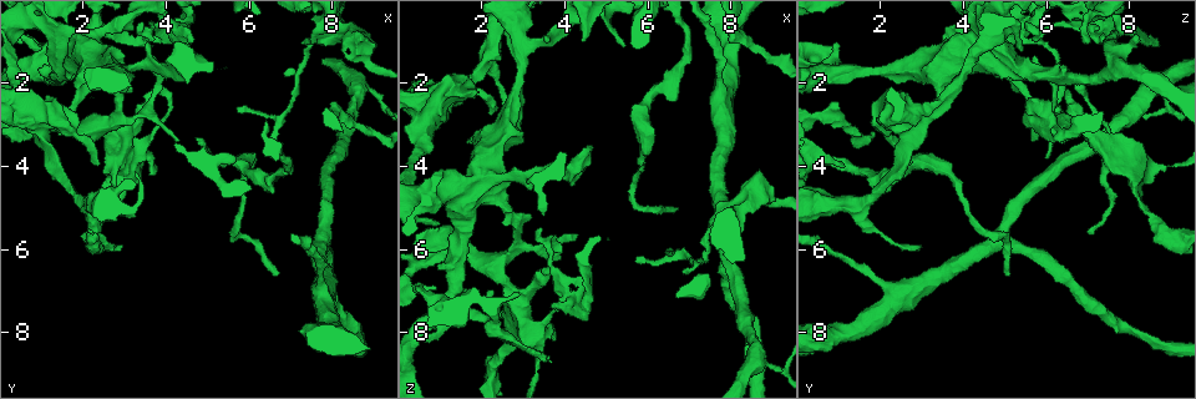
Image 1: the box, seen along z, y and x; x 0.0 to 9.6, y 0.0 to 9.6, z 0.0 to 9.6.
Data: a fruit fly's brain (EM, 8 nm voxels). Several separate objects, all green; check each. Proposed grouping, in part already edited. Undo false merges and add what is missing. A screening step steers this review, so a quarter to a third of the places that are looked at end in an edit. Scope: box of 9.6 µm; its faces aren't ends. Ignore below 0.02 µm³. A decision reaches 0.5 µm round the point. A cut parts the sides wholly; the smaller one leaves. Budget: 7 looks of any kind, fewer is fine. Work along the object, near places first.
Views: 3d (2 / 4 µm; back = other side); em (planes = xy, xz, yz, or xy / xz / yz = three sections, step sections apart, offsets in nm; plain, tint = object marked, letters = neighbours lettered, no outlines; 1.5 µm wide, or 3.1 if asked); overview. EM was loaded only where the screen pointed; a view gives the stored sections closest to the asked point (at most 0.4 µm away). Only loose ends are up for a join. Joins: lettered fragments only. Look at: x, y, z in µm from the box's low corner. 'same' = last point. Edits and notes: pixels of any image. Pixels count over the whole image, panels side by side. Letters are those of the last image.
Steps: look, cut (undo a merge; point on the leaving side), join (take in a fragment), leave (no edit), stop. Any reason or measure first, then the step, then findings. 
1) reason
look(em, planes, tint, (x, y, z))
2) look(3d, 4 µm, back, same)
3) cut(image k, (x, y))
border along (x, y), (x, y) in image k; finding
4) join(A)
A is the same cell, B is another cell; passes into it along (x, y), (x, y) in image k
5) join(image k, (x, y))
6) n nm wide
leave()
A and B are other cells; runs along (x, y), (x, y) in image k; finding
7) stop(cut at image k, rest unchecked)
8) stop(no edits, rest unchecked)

thick turns thin
look(3d, 4 µm, back, (7.50, 1.00, 5.55))

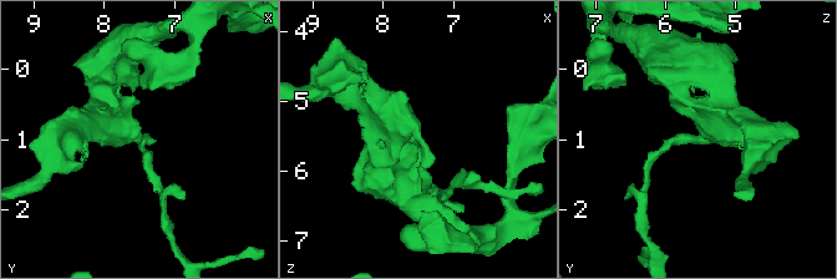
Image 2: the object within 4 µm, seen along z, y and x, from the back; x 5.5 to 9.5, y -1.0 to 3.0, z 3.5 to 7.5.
need the tissue
look(em, planes, letters, (7.45, 1.00, 5.60))

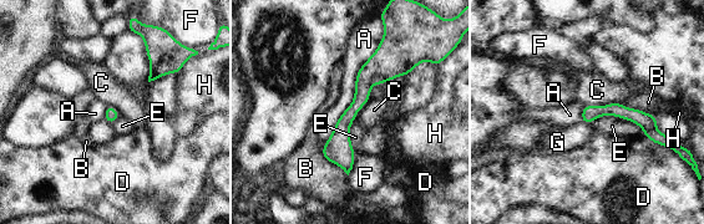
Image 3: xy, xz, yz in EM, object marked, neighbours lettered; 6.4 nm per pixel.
A touches over 850 nm
leave()
A, B, C, D, E, F, G and H are other cells; border along (588, 123), (617, 116), (644, 133) in image 3; continuous, no second neuron

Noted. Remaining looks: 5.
look(em, planes, tint, (1.90, 3.30, 2.25))

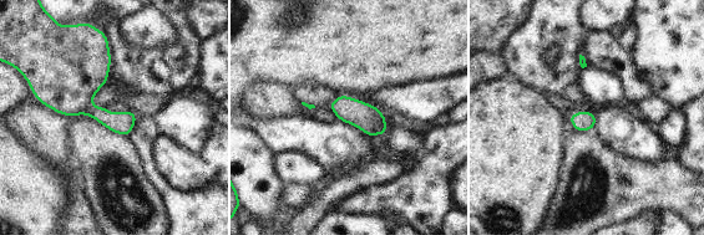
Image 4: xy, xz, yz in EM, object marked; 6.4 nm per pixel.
look(em, planes, letters, same)

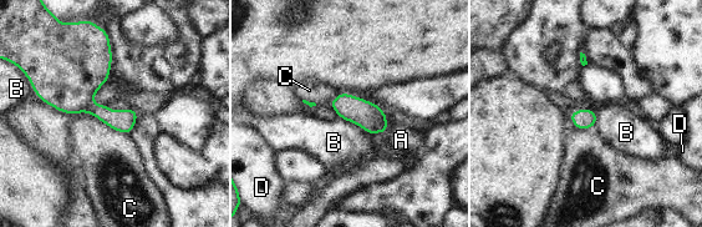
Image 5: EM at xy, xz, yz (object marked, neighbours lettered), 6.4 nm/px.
leave()
A, B, C and D are other cells; one neuron here

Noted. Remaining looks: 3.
free end
look(3d, 4 µm, (2.25, 5.55, 7.00))

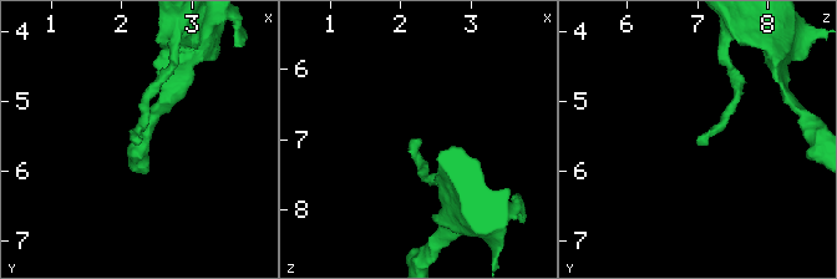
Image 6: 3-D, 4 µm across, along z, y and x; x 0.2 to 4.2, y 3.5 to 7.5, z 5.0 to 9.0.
need the tissue
look(em, xy, step 4, letters, (2.30, 5.60, 7.00))

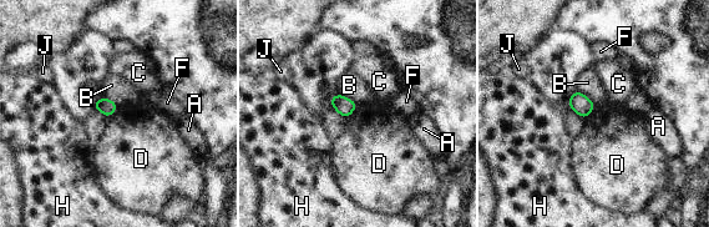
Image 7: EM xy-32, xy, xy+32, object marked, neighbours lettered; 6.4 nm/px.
leave()
A, B, C, D, F, H and J are other cells; border along (359, 104), (347, 120) in image 7; no lettered fragment goes on from it

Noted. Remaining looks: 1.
stop(no edits, rest unchecked)

